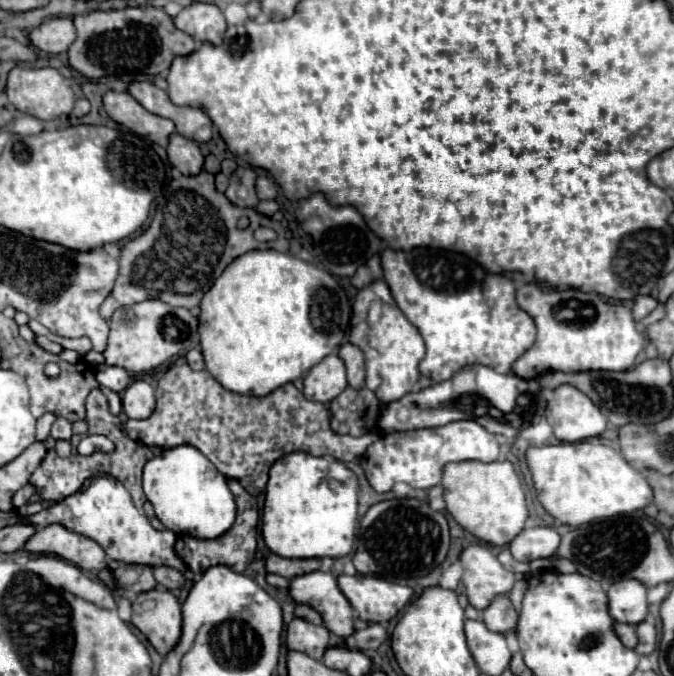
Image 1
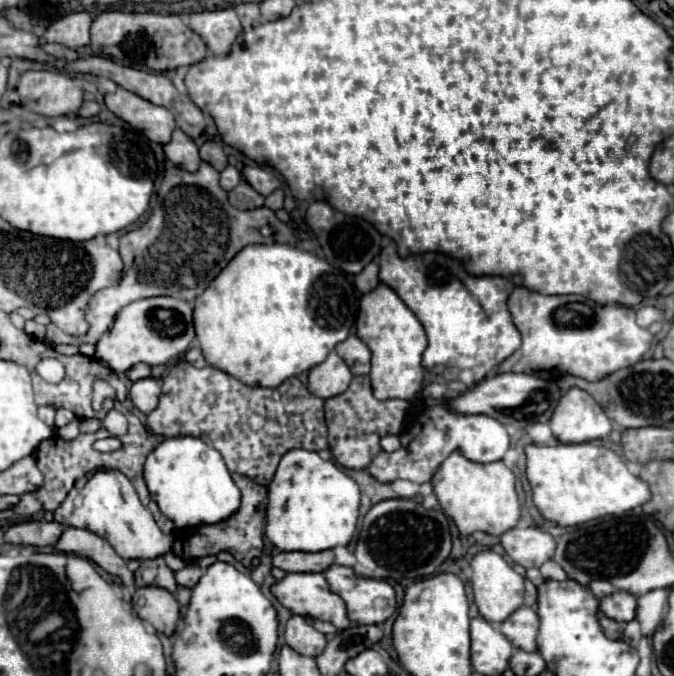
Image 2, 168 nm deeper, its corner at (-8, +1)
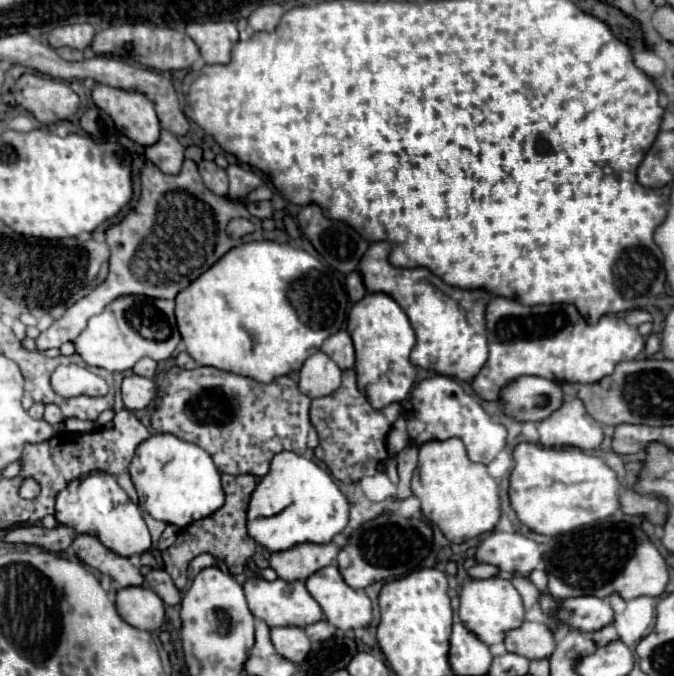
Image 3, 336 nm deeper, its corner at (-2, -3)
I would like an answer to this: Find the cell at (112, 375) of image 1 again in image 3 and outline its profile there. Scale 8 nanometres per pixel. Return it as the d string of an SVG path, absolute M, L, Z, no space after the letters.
M141 358L141 360L133 366L133 374L145 376L145 378L153 378L155 368L157 368L157 362L155 362L155 360L151 360L151 358Z

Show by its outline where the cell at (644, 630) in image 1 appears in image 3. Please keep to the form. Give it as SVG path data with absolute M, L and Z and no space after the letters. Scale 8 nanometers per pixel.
M607 624L605 628L601 628L601 630L593 632L593 634L591 634L591 638L595 638L597 646L607 646L609 642L619 640L619 634L617 634L617 630L615 630L615 624Z

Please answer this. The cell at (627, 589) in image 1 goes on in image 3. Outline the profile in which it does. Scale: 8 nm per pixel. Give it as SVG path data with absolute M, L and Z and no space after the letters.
M583 596L583 598L567 598L561 602L563 602L563 622L567 622L569 628L595 632L611 624L615 618L615 612L607 602L607 598Z

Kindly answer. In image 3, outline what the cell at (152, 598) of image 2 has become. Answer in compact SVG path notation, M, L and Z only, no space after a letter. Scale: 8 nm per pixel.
M129 586L117 592L117 612L121 618L147 632L155 632L165 622L165 604L163 600L149 588Z

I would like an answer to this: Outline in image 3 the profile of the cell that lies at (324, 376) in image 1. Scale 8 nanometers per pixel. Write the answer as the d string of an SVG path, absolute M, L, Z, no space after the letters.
M319 352L307 358L299 372L299 390L309 398L321 398L333 394L341 386L341 368Z

